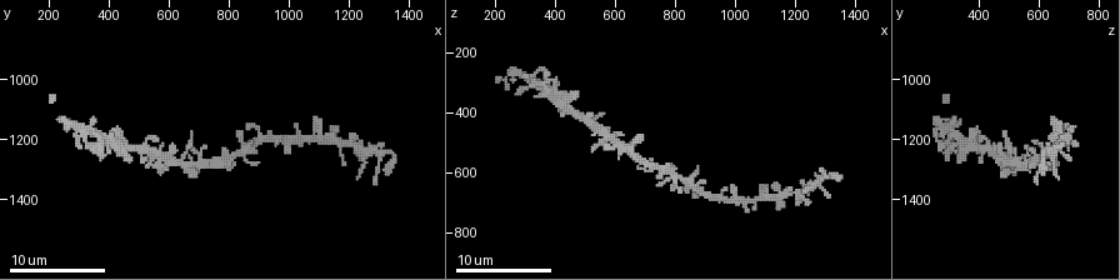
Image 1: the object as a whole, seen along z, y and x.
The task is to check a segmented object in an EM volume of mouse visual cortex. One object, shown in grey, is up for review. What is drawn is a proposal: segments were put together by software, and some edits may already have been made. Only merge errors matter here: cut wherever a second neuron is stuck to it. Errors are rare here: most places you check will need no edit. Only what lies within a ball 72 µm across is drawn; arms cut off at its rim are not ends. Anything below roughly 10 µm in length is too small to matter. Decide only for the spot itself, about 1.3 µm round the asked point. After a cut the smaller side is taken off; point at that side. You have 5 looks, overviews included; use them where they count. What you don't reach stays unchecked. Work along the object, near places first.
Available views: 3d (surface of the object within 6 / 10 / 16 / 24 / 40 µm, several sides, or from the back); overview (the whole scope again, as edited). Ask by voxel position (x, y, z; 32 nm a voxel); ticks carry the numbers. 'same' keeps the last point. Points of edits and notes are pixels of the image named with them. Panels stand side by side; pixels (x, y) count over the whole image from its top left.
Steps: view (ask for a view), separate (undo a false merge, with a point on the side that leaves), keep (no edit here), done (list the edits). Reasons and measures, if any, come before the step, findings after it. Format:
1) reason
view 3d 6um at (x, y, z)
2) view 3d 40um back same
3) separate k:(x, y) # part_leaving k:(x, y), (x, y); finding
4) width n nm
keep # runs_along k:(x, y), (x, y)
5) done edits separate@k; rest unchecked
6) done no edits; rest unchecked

sudden change in width
view 3d 10um at (1040, 1200, 690)

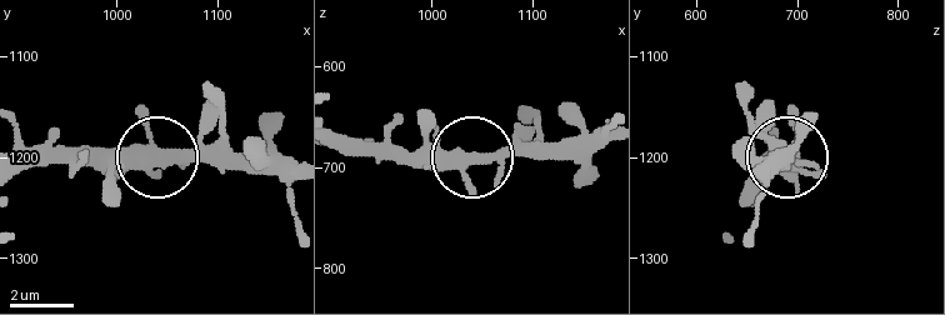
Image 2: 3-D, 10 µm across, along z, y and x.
keep # runs_along 2:(24, 163), (239, 155); all the same neuron

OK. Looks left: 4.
view 3d 10um at (1190, 1220, 670)

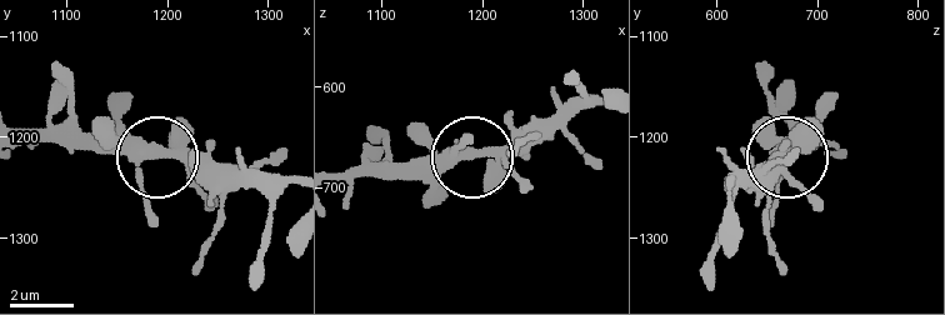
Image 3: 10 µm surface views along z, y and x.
arms 5
keep # continuous, no second neuron

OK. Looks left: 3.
a narrow waist
view 3d 10um at (410, 1230, 380)

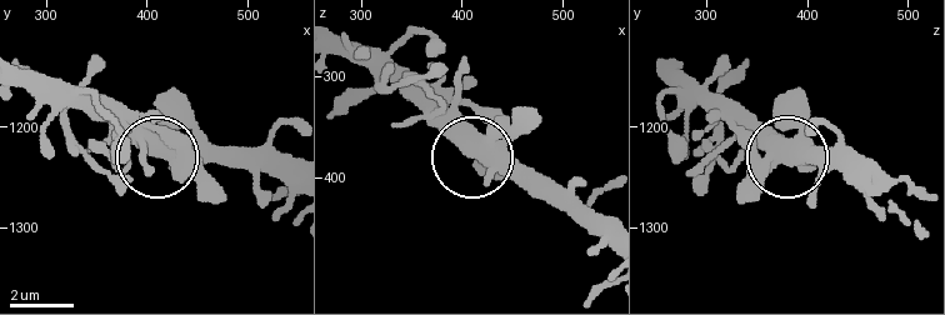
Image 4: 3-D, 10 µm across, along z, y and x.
keep # continuous, no second neuron

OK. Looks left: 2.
done no edits; rest unchecked

